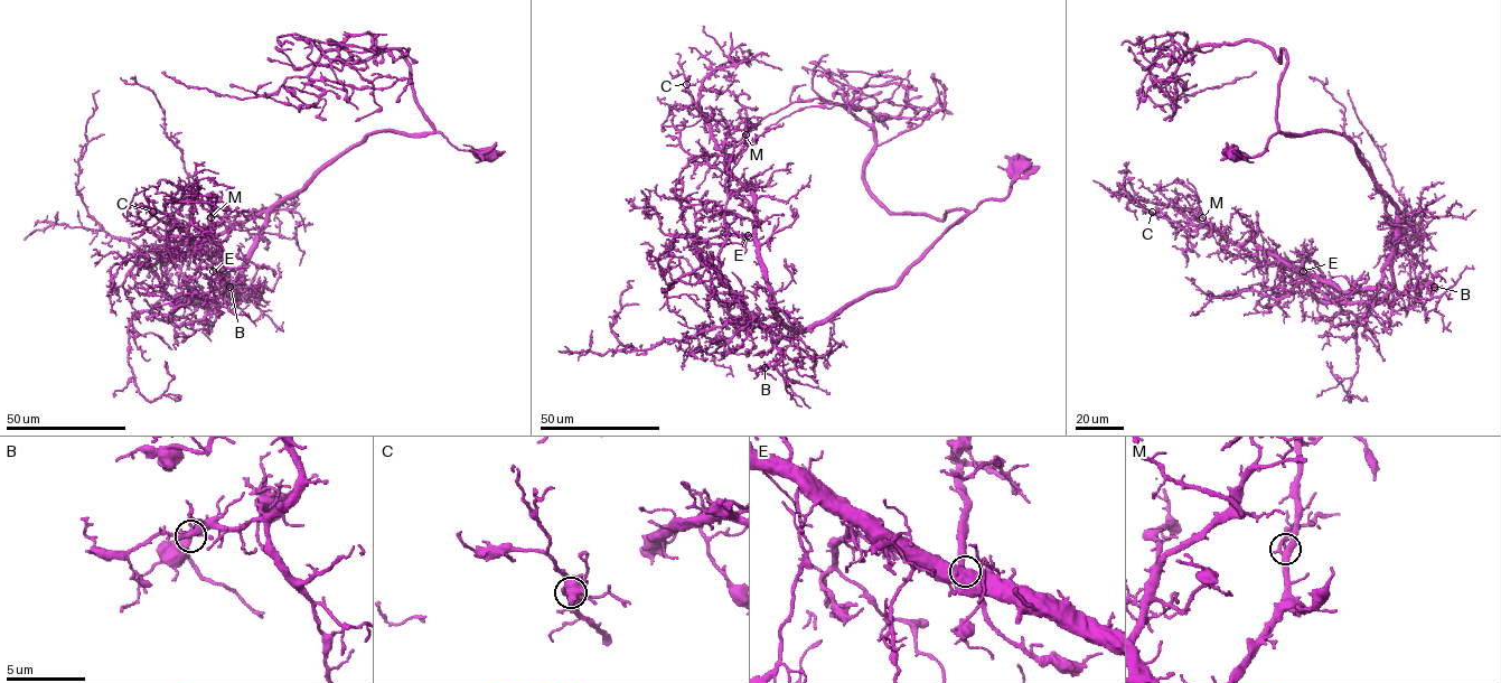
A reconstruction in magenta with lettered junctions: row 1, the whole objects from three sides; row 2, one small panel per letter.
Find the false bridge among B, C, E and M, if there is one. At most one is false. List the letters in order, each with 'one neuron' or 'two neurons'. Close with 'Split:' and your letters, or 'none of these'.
B: one neuron
C: one neuron
E: one neuron
M: one neuron
Split: none of these

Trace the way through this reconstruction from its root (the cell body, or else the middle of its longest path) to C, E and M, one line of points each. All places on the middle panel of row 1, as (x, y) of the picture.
C: (1020, 166), (1006, 196), (968, 212), (894, 286), (794, 329), (761, 263), (756, 196), (686, 84)
E: (1020, 166), (1006, 196), (968, 212), (894, 286), (868, 291), (806, 329), (777, 315), (748, 235)
M: (1020, 166), (1006, 196), (968, 212), (894, 286), (794, 329), (761, 263), (756, 196), (728, 166), (746, 134)

